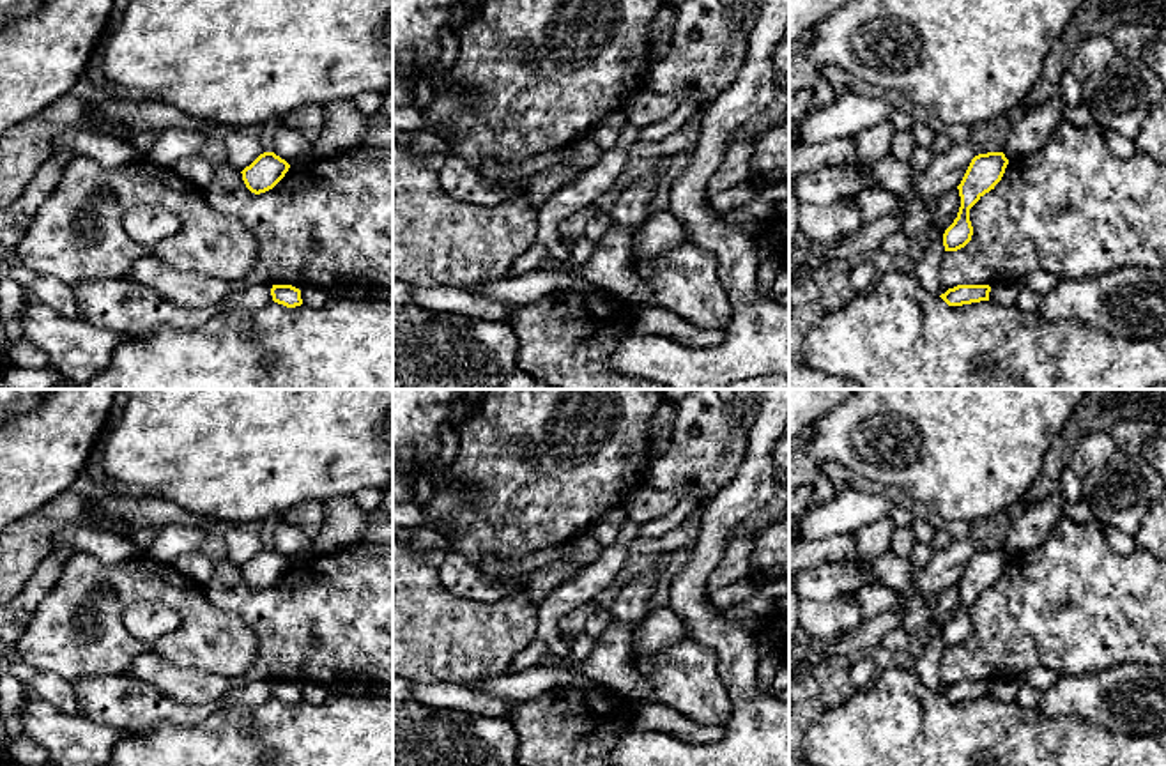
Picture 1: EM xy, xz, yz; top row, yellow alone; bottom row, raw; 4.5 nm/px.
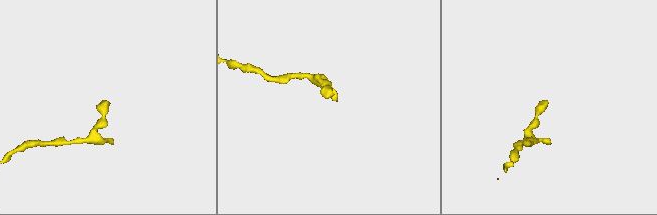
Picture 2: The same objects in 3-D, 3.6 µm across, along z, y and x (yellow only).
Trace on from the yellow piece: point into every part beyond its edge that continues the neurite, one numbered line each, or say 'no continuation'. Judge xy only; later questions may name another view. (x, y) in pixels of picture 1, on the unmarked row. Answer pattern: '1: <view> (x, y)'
no continuation

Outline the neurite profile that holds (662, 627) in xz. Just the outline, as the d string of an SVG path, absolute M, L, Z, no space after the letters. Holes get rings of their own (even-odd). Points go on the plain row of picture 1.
M658 607L633 628L632 656L649 656L687 637L690 637L688 628L678 614L671 607Z

